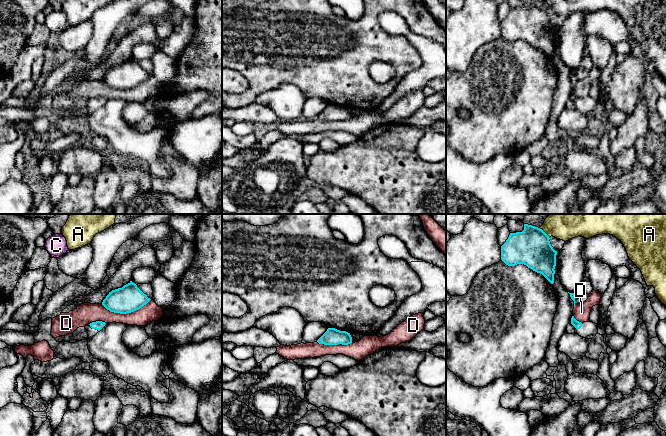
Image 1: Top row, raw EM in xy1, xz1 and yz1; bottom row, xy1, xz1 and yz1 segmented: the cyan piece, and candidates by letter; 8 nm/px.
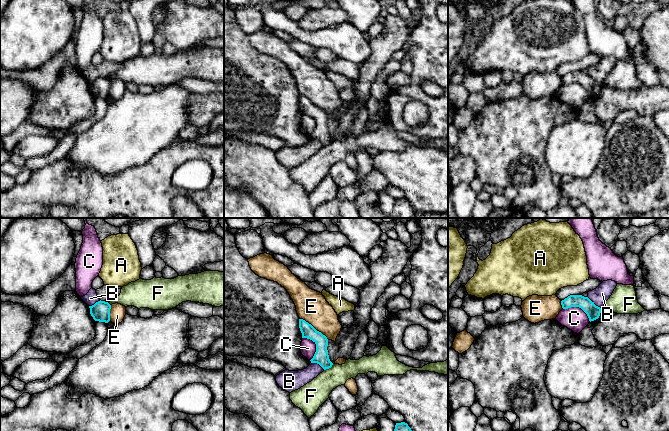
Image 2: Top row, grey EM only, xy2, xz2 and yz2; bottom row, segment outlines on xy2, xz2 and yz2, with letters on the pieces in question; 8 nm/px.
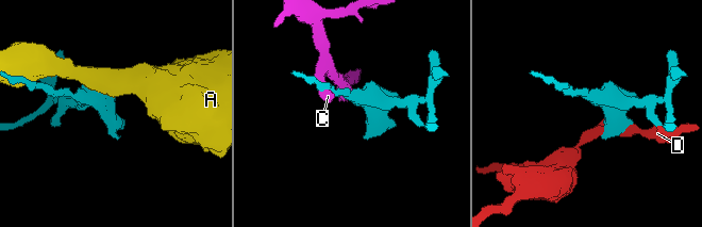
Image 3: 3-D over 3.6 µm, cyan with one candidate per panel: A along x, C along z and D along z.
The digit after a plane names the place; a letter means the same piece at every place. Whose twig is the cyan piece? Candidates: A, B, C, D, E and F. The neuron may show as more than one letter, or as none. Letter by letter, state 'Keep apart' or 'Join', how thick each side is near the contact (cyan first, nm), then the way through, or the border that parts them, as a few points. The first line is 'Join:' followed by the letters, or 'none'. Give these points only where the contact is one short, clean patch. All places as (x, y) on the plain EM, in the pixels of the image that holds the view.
Join: none
A: Keep apart. Thickness 300 nm (cyan) against 140 nm. Boundary: yz1 (539, 3), (549, 12)
B: Keep apart. Thickness 110 nm (cyan) against 140 nm. Boundary: yz2 (587, 72), (601, 84)
C: Keep apart. Thickness 110 nm (cyan) against 190 nm. Boundary: yz2 (563, 84), (579, 83), (590, 97)
D: Keep apart. Thickness 220 nm (cyan) against 150 nm
E: Keep apart. Thickness 120 nm (cyan) against 260 nm
F: Keep apart. Thickness 120 nm (cyan) against 200 nm

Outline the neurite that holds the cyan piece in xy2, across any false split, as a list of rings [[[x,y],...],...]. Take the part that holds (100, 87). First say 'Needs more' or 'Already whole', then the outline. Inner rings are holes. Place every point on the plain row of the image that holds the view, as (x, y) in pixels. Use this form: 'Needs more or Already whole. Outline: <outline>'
Already whole. Outline: [[[98,77],[94,81],[89,82],[90,90],[95,97],[108,99],[110,97],[111,81],[105,77]]]

